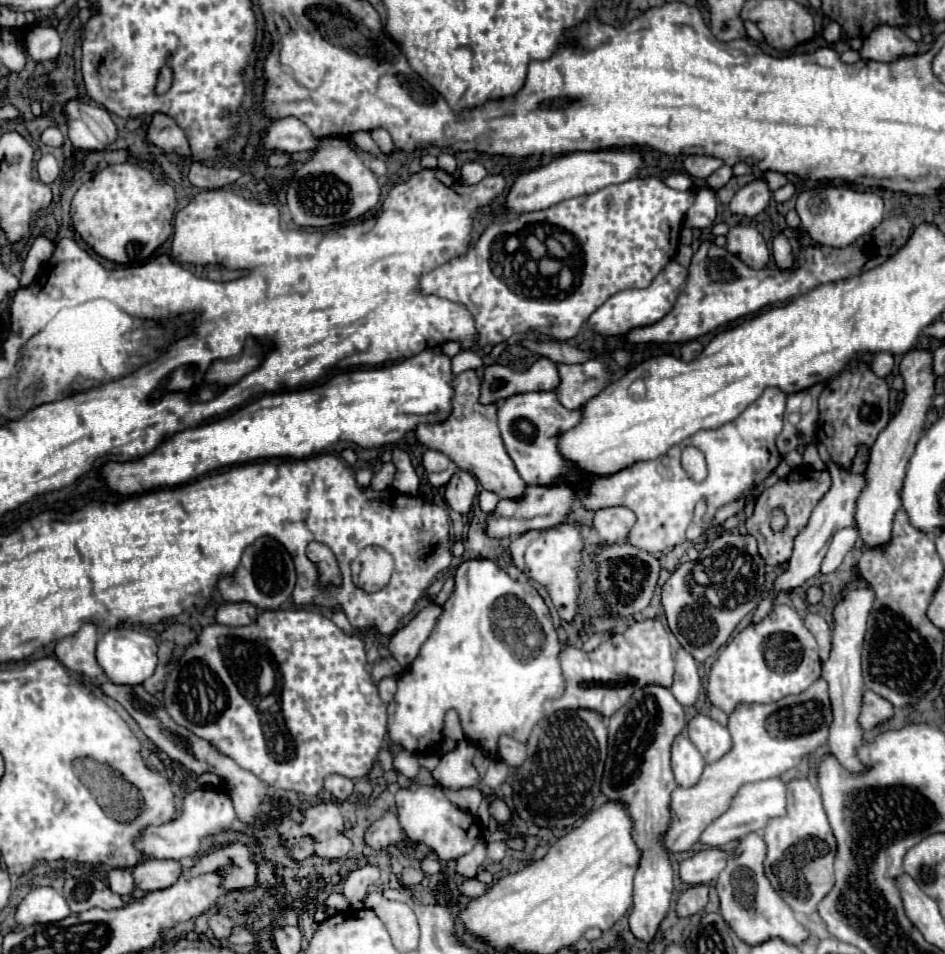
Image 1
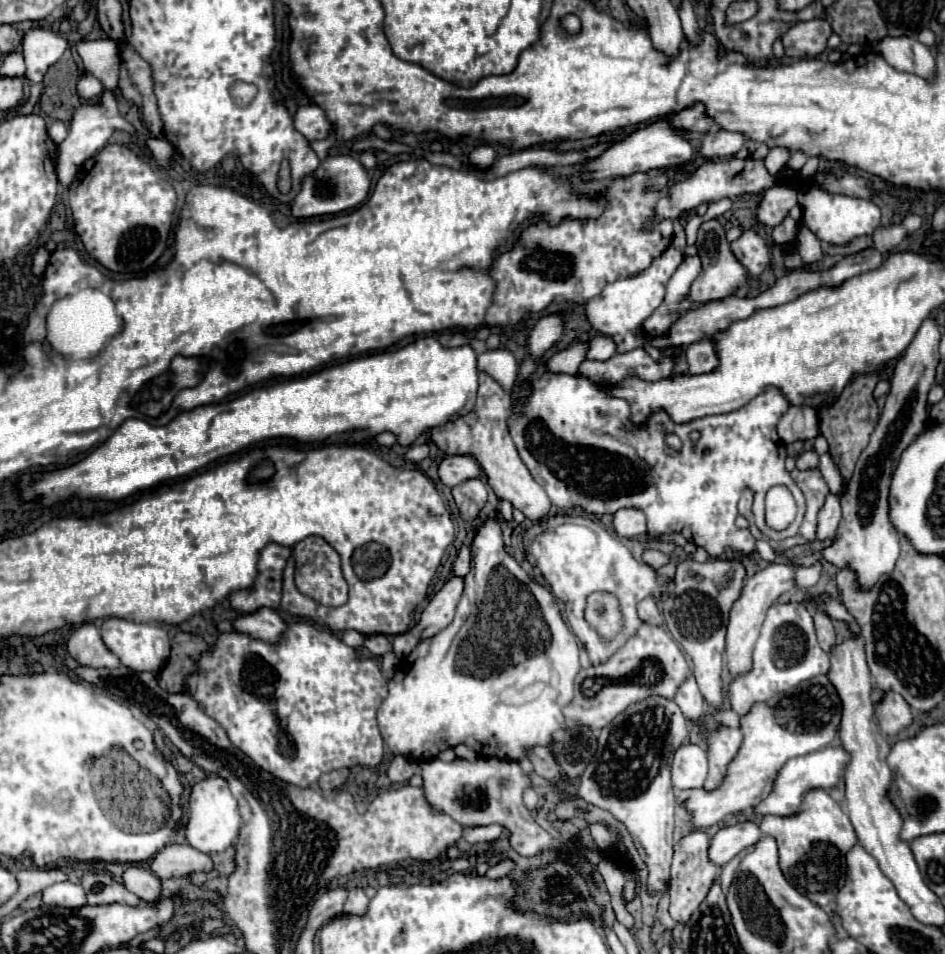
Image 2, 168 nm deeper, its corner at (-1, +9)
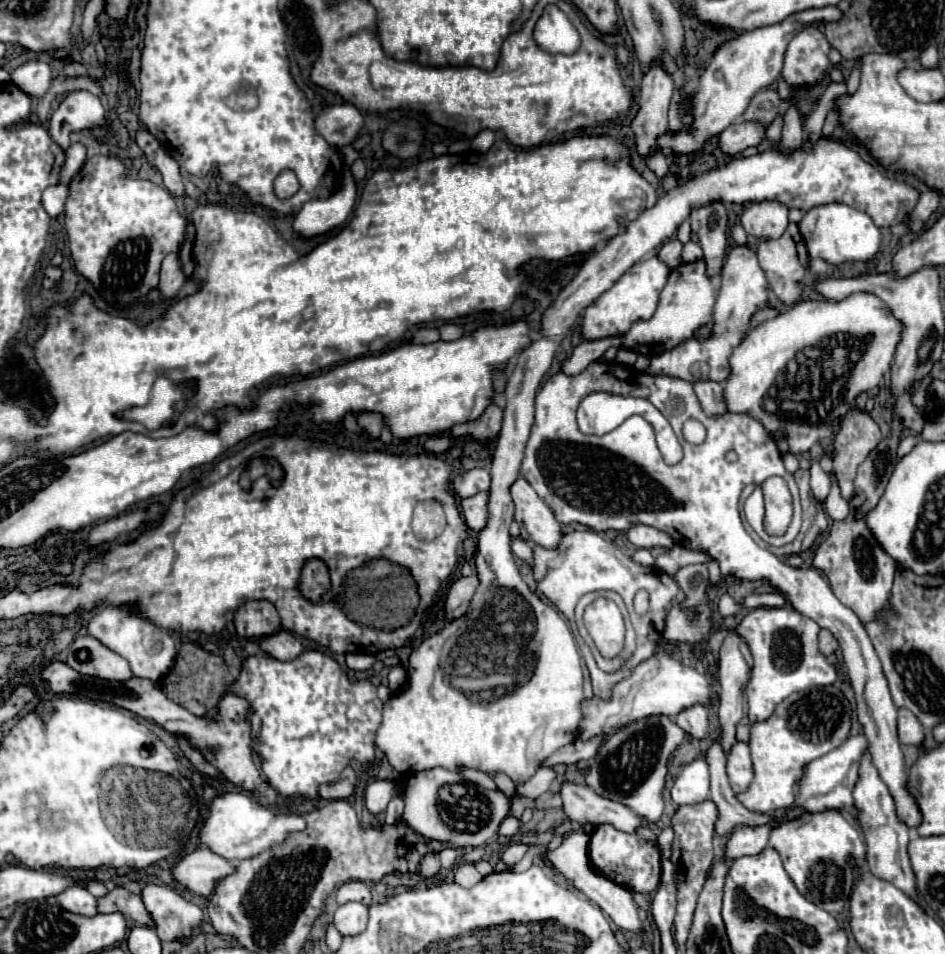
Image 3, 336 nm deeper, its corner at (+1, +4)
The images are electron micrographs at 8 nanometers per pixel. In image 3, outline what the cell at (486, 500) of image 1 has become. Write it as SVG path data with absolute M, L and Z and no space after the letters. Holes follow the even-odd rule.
M512 538L512 552L524 562L532 562L532 544L524 542L522 538Z

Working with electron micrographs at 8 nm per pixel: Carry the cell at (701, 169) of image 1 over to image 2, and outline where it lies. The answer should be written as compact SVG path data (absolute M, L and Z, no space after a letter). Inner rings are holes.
M712 129L704 139L702 139L702 157L732 157L744 147L746 135L738 131L724 131L724 129Z

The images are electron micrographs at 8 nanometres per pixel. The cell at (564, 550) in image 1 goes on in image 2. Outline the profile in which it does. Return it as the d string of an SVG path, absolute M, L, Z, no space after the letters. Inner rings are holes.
M580 517L578 523L564 523L558 525L554 533L546 531L542 533L530 547L532 557L536 559L536 567L542 571L544 579L550 585L550 591L554 597L558 597L566 605L566 617L576 633L576 637L584 643L588 657L592 665L606 663L632 635L636 635L638 627L642 625L636 605L652 597L658 601L666 591L668 591L668 581L658 583L656 571L642 563L636 561L630 553L630 549L612 533L608 533L600 523L592 519ZM594 591L610 591L614 593L620 603L622 603L622 613L624 613L624 631L614 639L614 641L600 641L598 633L590 629L590 625L584 619L584 607L586 607L586 597Z

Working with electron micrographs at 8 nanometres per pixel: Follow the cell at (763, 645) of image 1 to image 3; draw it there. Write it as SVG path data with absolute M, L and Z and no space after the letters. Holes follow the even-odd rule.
M788 606L756 608L742 620L740 634L748 642L754 656L752 682L746 688L750 724L766 720L774 712L776 704L780 704L794 692L810 686L834 684L836 670L818 650L818 630L820 626L814 620L798 614L794 608Z

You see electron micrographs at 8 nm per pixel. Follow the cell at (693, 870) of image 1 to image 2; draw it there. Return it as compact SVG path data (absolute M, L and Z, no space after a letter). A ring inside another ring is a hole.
M744 821L744 823L736 823L730 827L720 829L710 843L710 859L716 865L726 865L732 857L736 857L742 849L758 843L762 839L762 831L758 827L758 823L754 821Z

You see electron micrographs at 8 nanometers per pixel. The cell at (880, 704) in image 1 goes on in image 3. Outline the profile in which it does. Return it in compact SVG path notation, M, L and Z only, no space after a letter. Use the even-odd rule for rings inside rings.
M898 708L898 738L902 744L922 744L924 728L908 708Z

